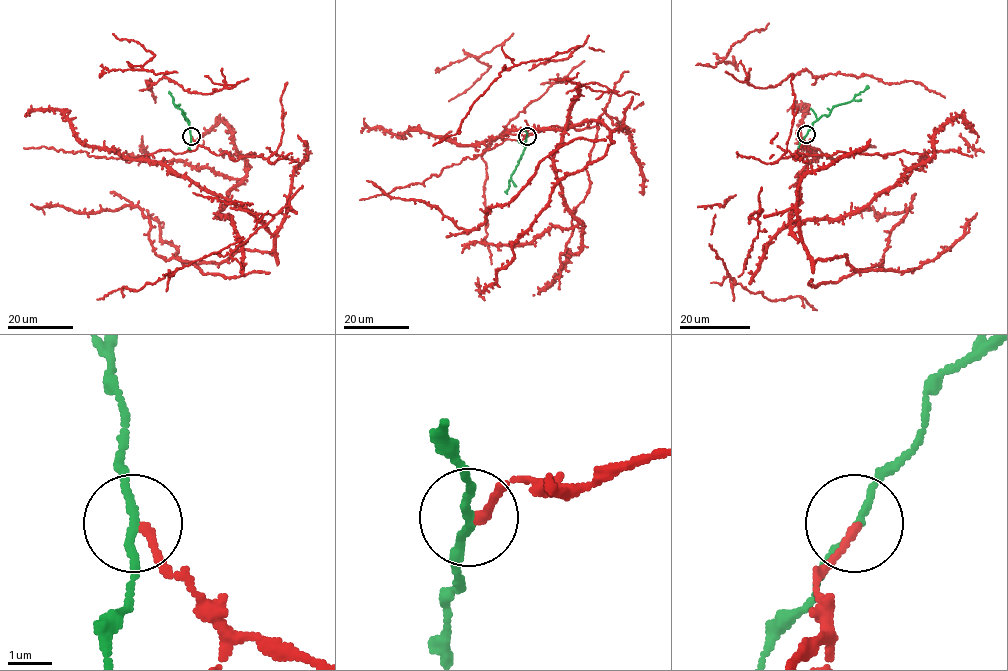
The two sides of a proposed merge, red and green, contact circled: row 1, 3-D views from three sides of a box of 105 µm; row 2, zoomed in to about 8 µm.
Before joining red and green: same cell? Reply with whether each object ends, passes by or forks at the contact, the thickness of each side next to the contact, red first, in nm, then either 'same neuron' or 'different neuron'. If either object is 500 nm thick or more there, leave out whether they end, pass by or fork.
red ends; green passes by; calibres 190 and 170 nm; different neuron

